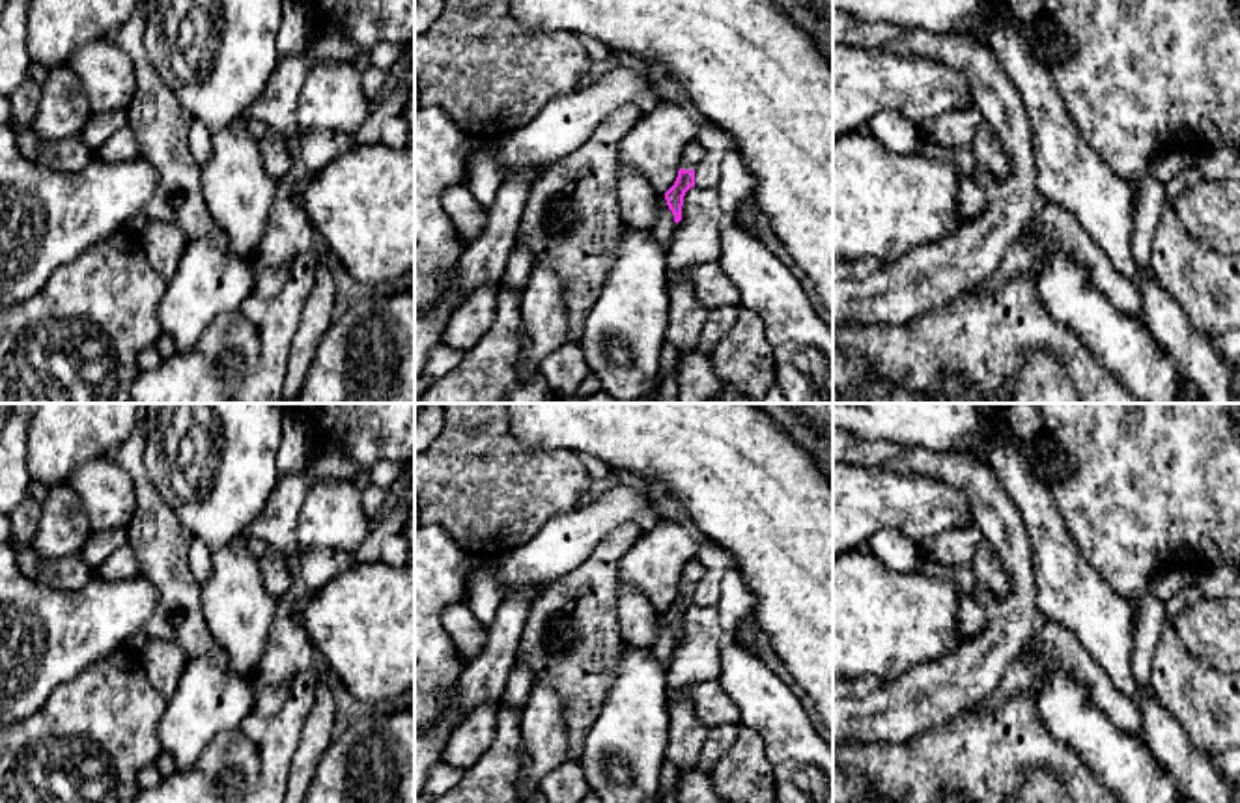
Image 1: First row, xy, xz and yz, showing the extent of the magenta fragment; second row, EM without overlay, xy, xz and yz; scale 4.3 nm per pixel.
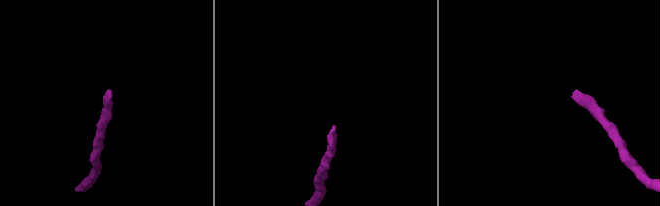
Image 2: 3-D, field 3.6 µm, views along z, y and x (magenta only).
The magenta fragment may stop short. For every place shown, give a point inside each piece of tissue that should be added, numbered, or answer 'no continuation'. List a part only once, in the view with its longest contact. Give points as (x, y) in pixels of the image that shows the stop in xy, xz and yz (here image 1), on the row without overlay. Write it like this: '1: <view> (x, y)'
1: xz (695, 570)

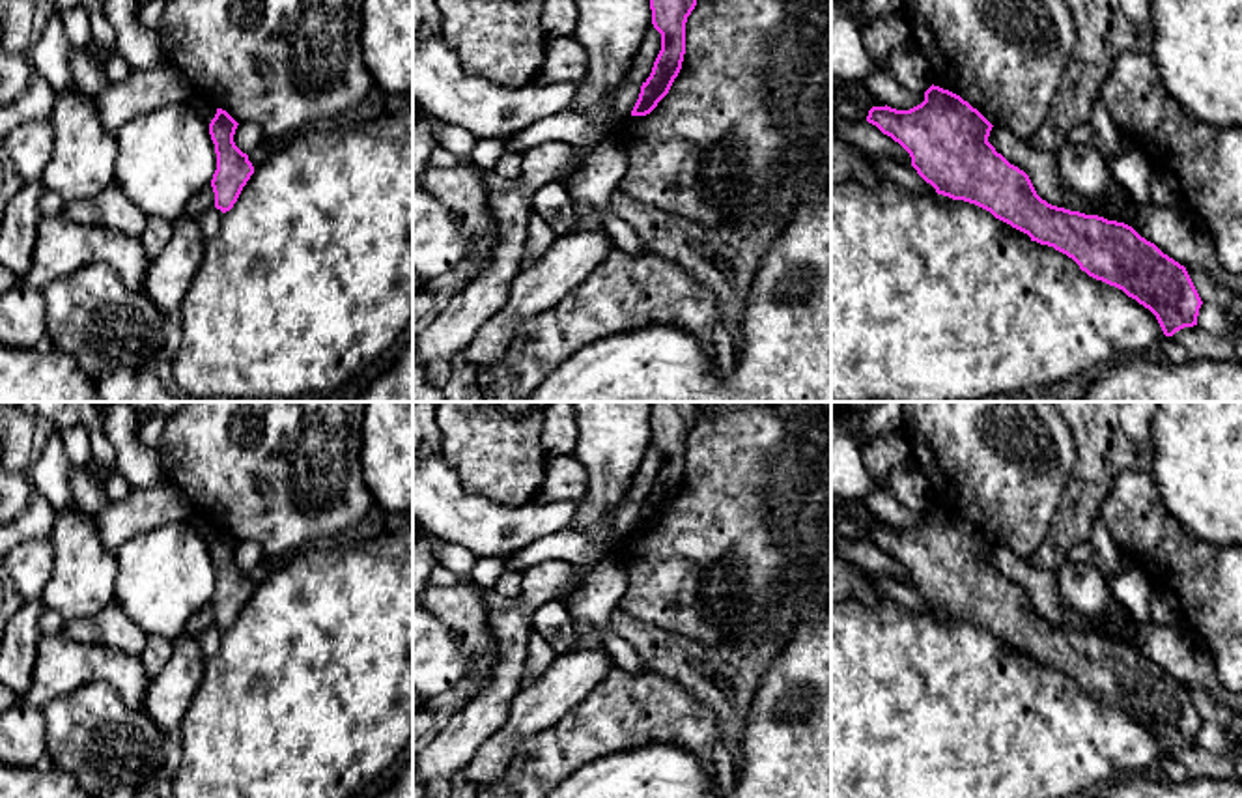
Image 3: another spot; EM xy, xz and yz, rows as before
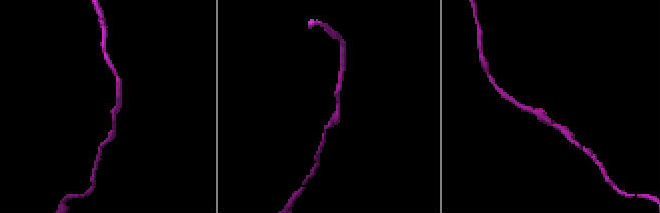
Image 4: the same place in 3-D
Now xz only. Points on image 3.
no continuation

